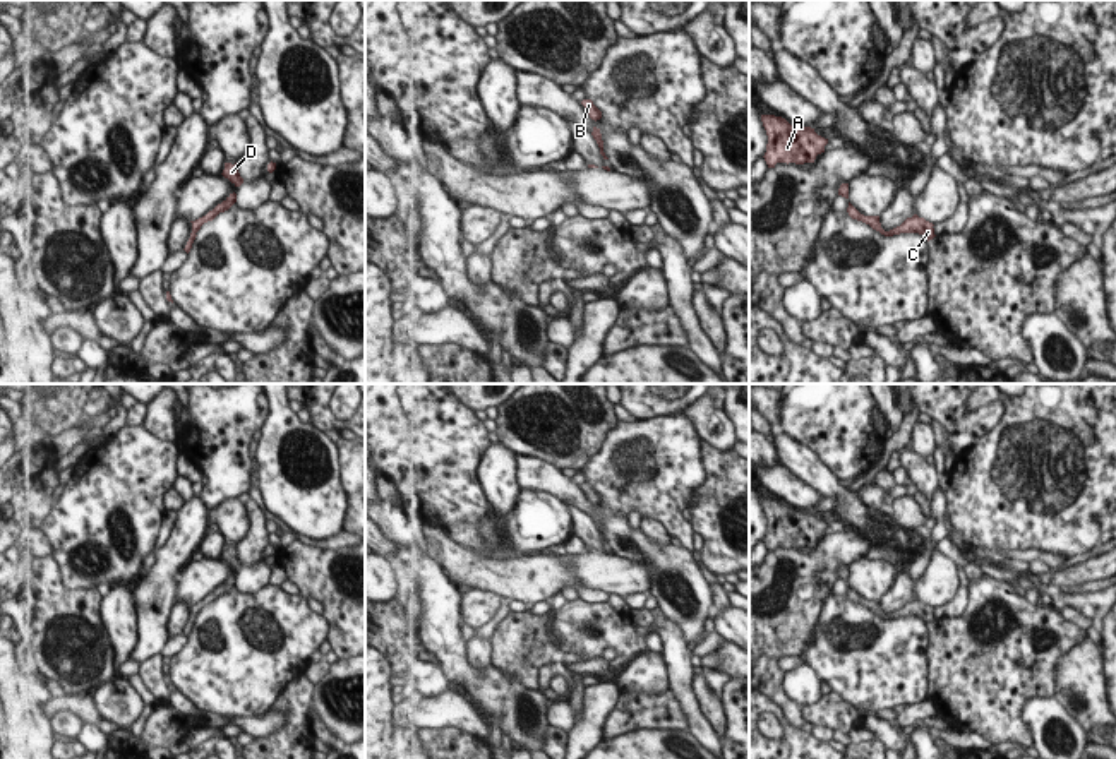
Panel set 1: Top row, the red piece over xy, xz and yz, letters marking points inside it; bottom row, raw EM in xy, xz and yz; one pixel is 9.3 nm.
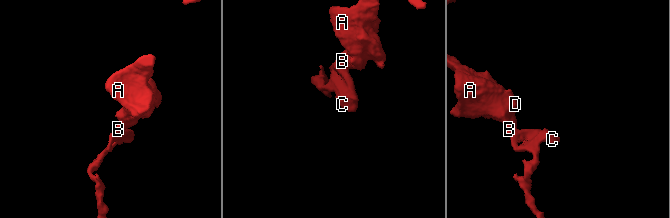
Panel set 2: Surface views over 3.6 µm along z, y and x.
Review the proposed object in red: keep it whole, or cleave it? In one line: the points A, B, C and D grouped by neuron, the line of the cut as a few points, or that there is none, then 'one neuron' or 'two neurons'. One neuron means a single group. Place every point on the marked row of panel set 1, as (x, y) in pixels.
A B C D | no cut | one neuron

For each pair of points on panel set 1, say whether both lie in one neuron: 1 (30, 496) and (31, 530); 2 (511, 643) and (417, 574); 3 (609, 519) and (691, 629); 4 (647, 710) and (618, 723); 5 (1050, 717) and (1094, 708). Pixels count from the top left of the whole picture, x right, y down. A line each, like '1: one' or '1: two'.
1: two
2: two
3: one
4: one
5: two

